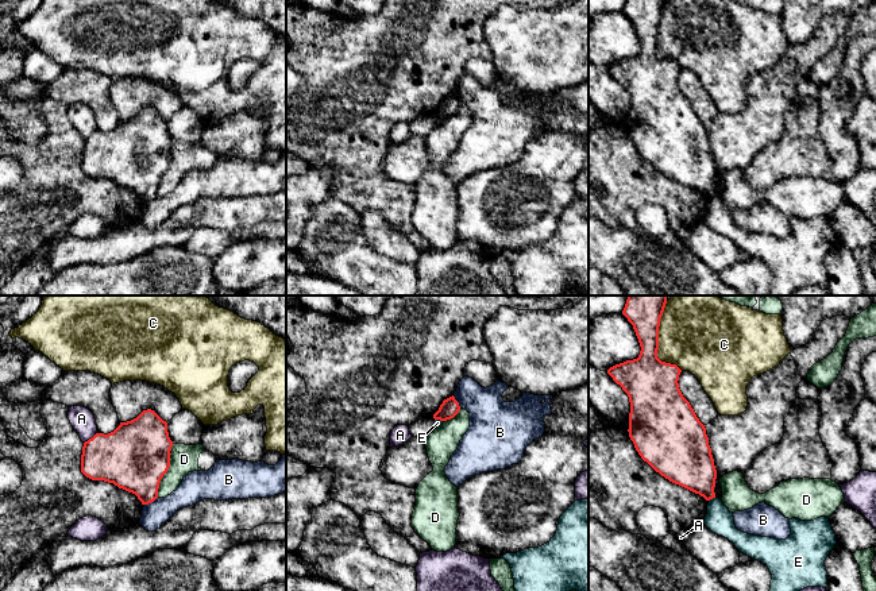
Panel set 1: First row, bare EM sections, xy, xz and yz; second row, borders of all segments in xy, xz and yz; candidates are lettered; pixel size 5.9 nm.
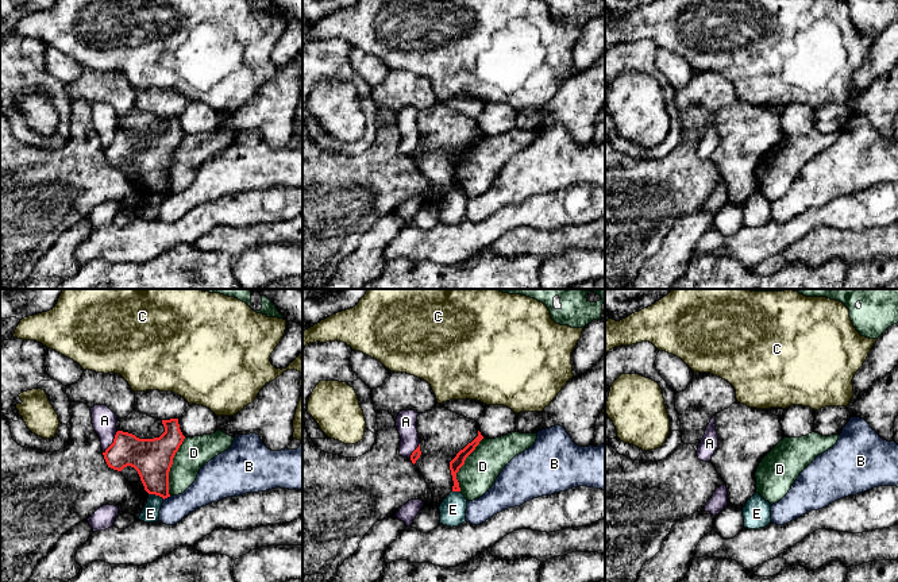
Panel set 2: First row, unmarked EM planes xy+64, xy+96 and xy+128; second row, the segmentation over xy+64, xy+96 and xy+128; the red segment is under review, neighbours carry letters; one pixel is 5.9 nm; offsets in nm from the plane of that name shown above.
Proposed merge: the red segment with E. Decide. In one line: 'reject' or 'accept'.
reject

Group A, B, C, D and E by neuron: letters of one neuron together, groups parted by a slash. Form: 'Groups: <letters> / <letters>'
Groups: A / B / C / D / E

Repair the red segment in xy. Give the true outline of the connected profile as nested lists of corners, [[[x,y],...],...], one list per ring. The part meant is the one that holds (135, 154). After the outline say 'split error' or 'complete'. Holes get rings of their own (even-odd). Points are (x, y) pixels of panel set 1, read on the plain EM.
[[[143,108],[136,116],[120,120],[111,131],[96,131],[84,140],[81,170],[92,178],[113,181],[119,186],[132,190],[142,202],[158,196],[161,177],[170,165],[173,139],[169,135],[167,120],[154,108]]]; complete

